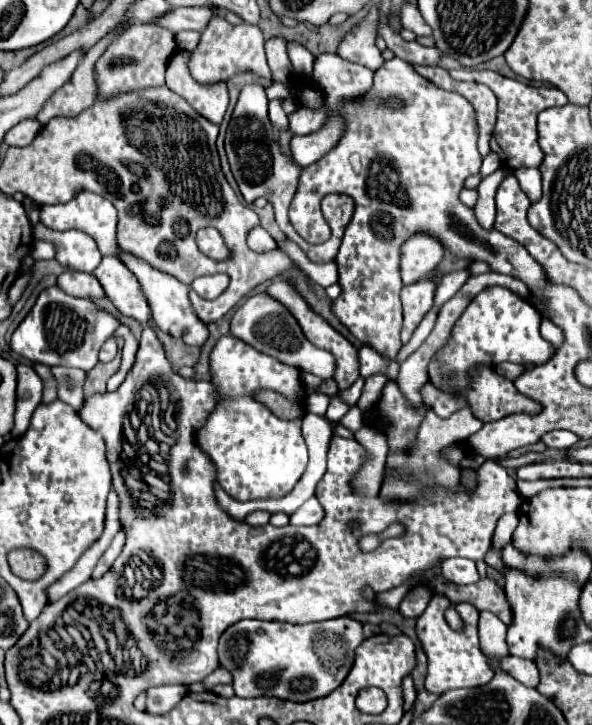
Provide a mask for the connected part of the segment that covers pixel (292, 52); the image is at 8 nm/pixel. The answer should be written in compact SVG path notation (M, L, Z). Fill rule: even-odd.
M290 41L288 43L288 57L292 61L292 67L296 73L302 75L312 75L312 63L314 63L314 55L300 43Z

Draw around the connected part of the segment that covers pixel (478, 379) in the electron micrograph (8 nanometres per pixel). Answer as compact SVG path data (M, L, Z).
M488 367L472 373L472 383L466 391L466 397L474 417L484 423L492 421L492 415L496 421L514 413L542 411L542 407L538 407L532 399L518 393L510 379L498 375L494 369Z

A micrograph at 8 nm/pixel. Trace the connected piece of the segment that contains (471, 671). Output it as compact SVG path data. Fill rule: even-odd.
M434 595L426 607L426 611L416 621L416 634L420 639L422 648L428 655L428 677L426 677L426 689L430 693L442 695L450 689L458 687L478 687L486 685L494 675L494 667L490 665L488 657L480 649L478 643L478 609L474 605L456 605L456 611L464 619L464 631L456 633L448 627L444 619L444 611L450 607L450 601L446 597Z

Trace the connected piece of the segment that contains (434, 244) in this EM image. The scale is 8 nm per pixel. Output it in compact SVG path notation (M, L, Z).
M427 233L412 235L402 245L400 271L404 285L426 279L426 275L434 271L442 259L444 259L444 246L438 239Z

